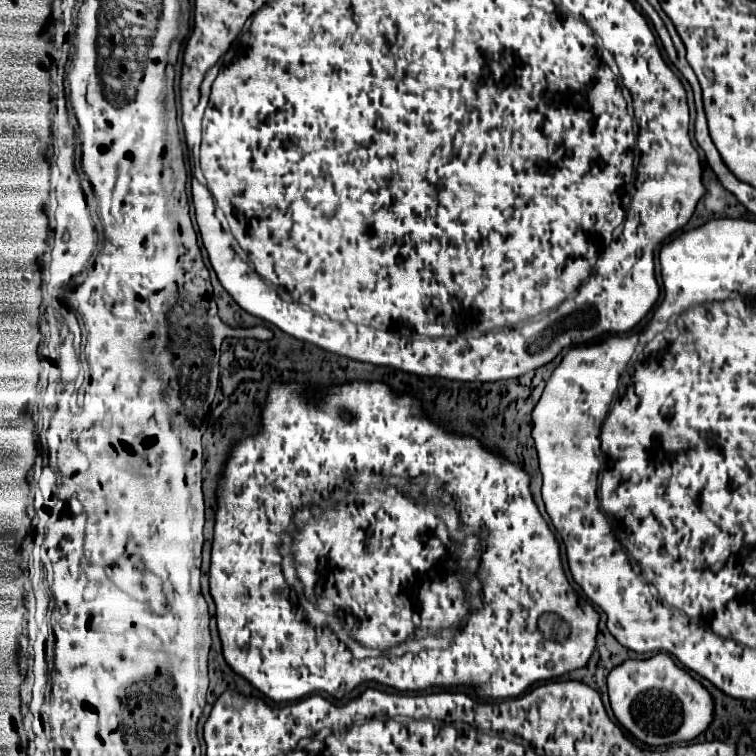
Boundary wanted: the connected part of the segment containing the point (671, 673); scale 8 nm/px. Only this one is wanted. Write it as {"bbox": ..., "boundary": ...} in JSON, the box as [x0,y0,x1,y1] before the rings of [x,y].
{"bbox":[609,652,715,746],"boundary":[[[667,652],[647,660],[625,660],[609,672],[609,702],[619,724],[647,746],[669,746],[689,742],[705,732],[715,718],[715,700],[707,688],[677,666]]]}

